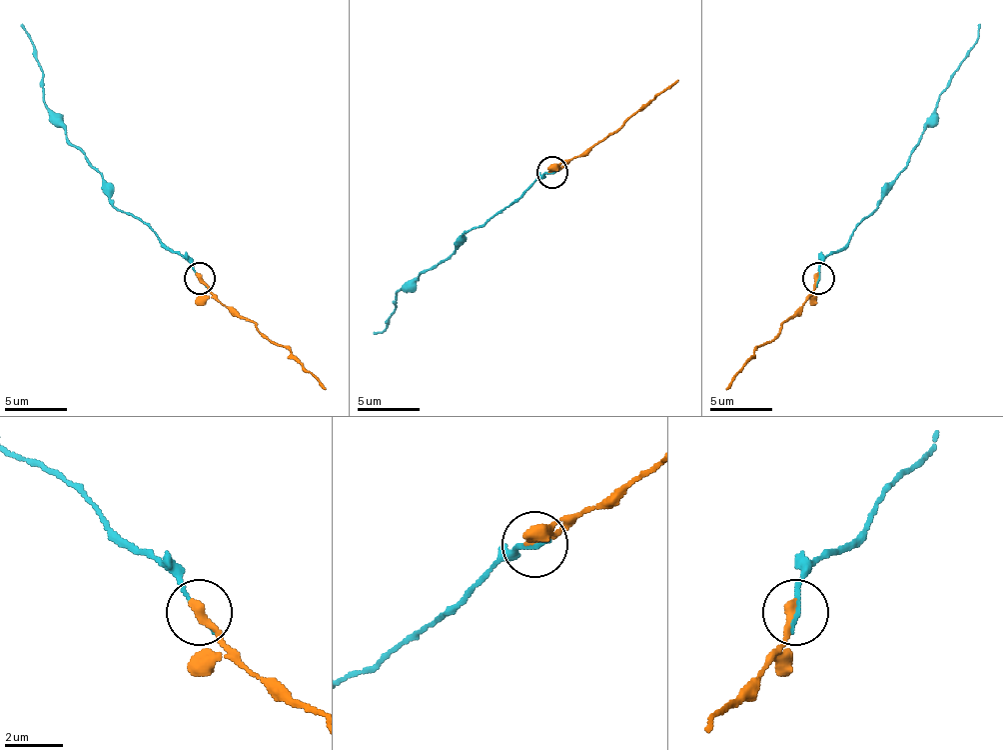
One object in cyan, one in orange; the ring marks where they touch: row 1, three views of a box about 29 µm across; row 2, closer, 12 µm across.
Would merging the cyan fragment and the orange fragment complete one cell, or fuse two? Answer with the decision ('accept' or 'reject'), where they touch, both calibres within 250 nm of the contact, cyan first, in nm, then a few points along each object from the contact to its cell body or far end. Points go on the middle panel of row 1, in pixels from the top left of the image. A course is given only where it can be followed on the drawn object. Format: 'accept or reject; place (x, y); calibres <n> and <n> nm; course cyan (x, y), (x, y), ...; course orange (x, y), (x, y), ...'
accept; place (552, 172); calibres 200 and 340 nm; course cyan (552, 173), (543, 173), (512, 204), (466, 232), (466, 239), (447, 258), (400, 289), (390, 320), (374, 333); course orange (552, 173), (634, 116), (678, 78)

